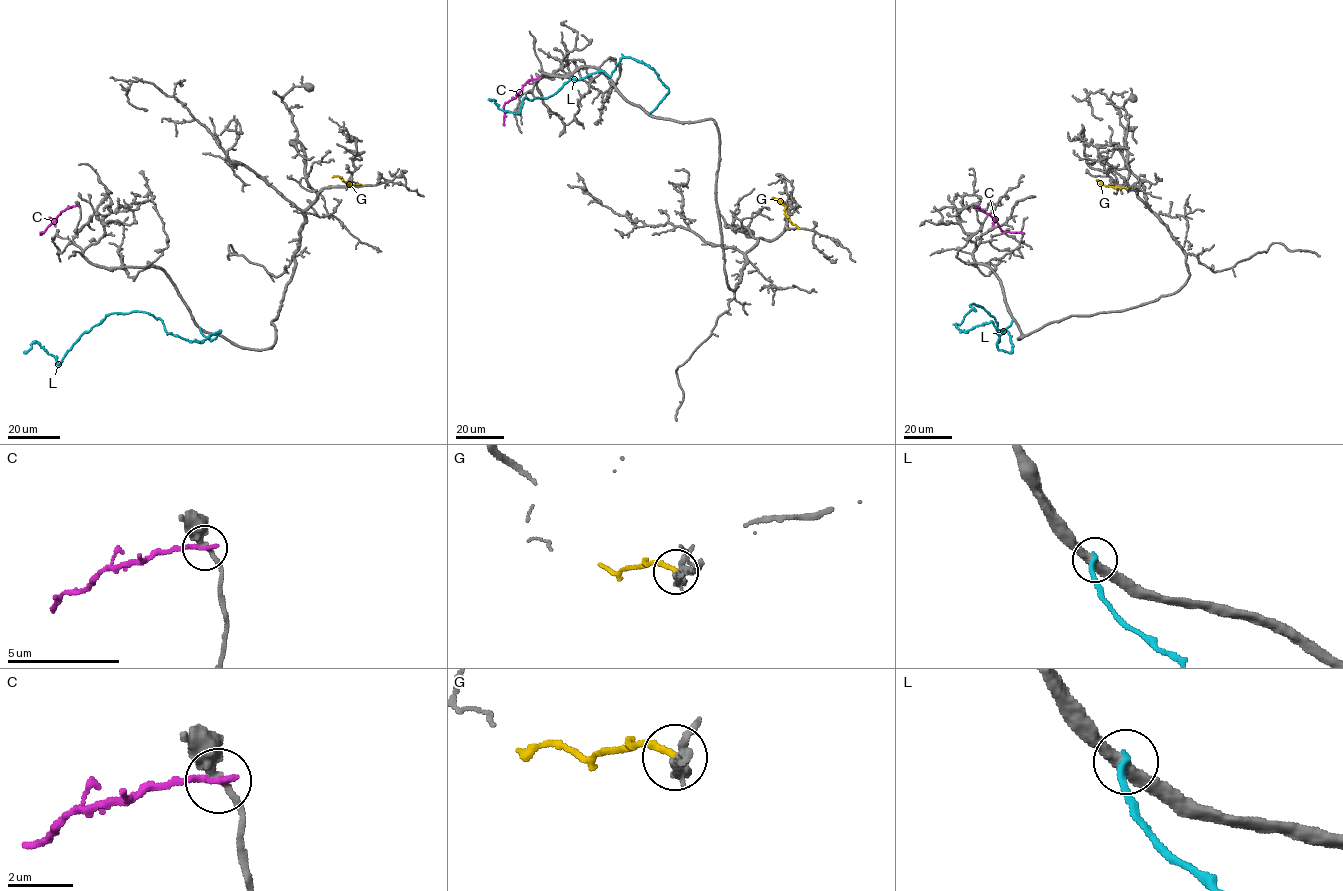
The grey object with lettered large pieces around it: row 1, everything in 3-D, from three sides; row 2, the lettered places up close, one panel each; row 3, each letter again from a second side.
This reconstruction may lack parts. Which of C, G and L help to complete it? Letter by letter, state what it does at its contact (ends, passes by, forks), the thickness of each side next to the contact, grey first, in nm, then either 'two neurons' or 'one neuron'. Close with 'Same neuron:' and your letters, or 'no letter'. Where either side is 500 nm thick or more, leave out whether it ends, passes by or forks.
C: it ends | 280/280 nm | two neurons
G: it ends | 260/200 nm | two neurons
L: it ends | 420/240 nm | two neurons
Same neuron: no letter

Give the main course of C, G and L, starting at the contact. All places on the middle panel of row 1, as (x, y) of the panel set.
C: (538, 77), (528, 81), (515, 98), (506, 102), (503, 125)
G: (798, 228), (784, 213), (785, 207), (777, 199), (771, 199)
L: (650, 114), (668, 88), (628, 57), (610, 76), (598, 71), (524, 98), (518, 113), (488, 99)

